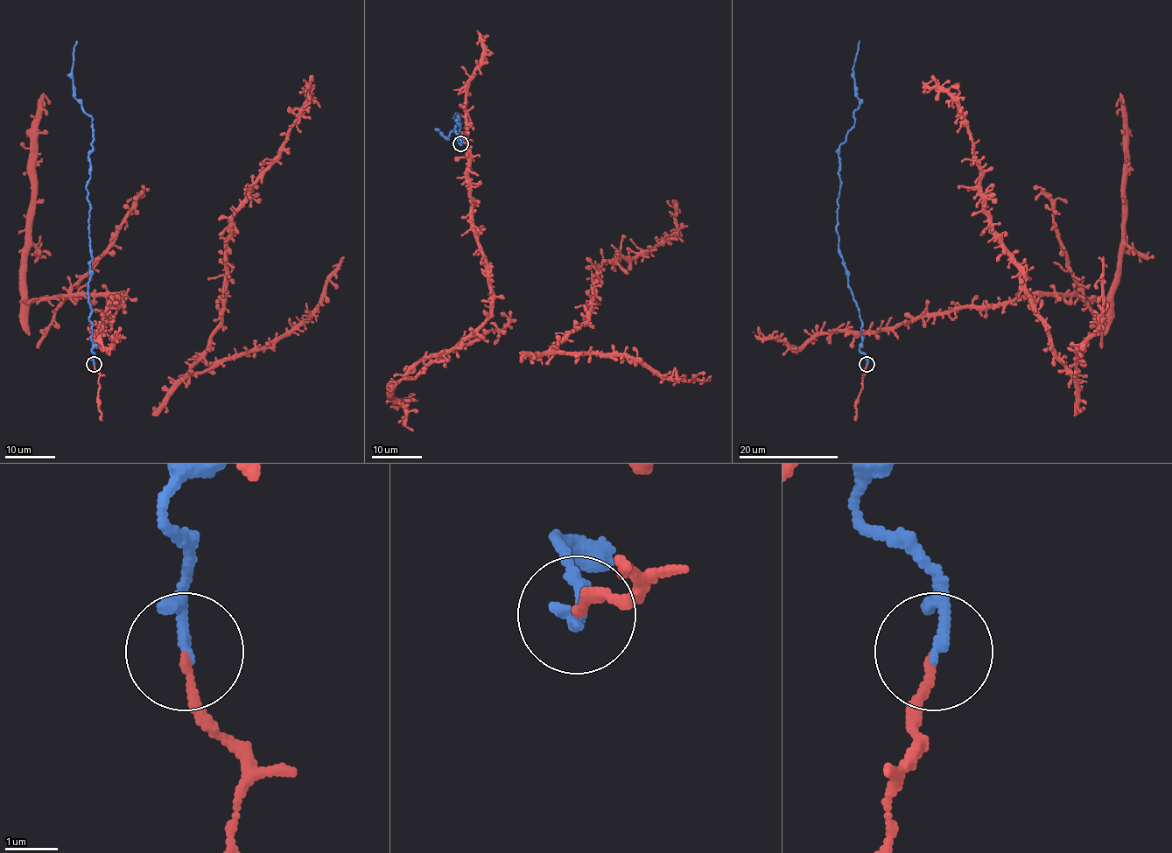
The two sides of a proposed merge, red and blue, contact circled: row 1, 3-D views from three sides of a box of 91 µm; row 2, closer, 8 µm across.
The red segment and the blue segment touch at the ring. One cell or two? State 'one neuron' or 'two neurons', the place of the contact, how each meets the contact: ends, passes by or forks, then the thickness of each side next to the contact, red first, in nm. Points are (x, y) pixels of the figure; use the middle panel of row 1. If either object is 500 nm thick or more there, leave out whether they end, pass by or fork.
one neuron; at (460, 143); red ends there; blue passes by; 140 nm thick on the red side, 140 nm on the other

